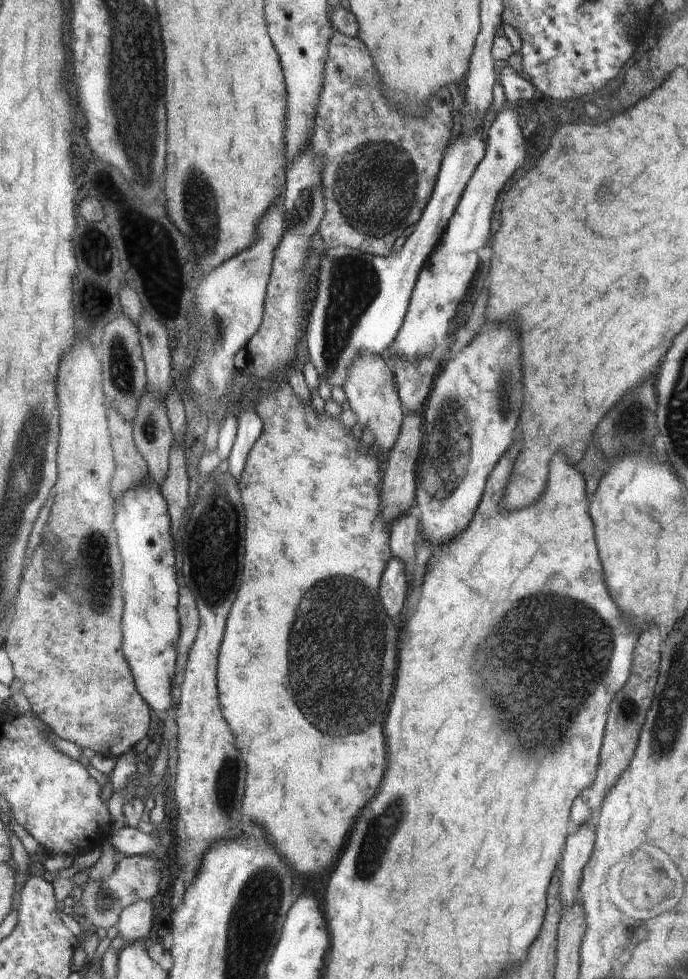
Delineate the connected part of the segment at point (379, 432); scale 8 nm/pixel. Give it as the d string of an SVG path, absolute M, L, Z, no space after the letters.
M364 349L354 360L346 375L343 389L350 408L356 413L357 422L372 431L375 436L374 449L386 458L393 450L394 443L400 435L402 422L401 399L394 388L394 376L384 362L381 354L374 354Z

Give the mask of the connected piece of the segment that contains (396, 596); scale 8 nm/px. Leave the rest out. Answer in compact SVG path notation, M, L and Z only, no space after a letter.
M398 557L389 562L387 570L381 580L379 595L381 603L390 612L390 616L396 616L406 600L408 590L408 578L406 578L406 563Z

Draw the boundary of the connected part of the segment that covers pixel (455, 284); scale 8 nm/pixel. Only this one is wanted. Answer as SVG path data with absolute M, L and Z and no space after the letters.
M505 92L512 107L502 110L496 115L494 122L487 132L487 149L478 163L474 174L465 186L465 192L457 203L456 212L445 226L443 234L434 247L433 254L426 260L426 264L417 278L409 302L401 330L398 331L394 344L390 346L393 360L398 357L405 359L419 359L438 350L444 342L450 318L454 318L460 300L464 300L470 280L478 268L478 248L486 246L490 238L490 218L496 204L496 198L504 184L526 166L526 152L524 152L524 138L518 126L518 107L512 98L516 92Z

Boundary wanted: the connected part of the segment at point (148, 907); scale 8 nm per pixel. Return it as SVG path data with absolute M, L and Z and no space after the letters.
M137 900L121 910L117 925L126 943L152 938L153 908L152 900Z

